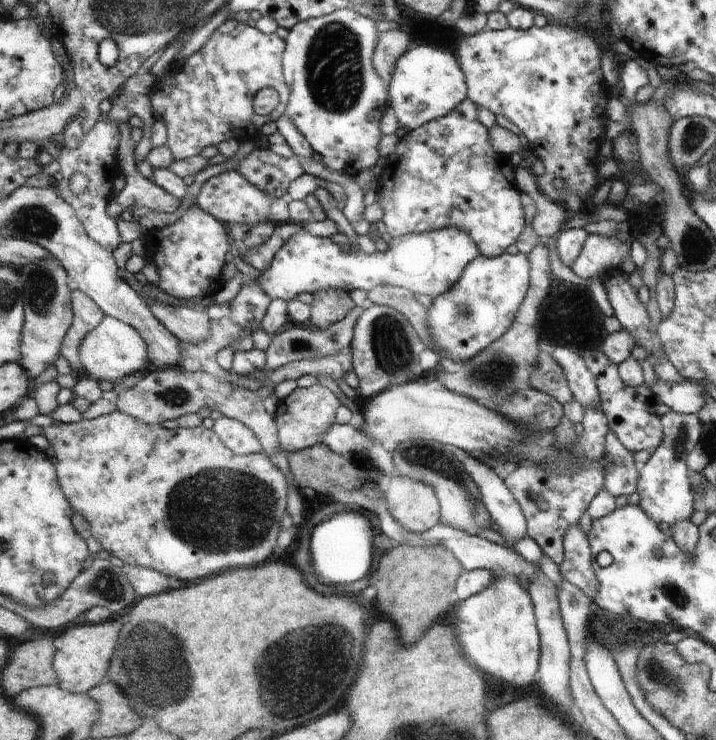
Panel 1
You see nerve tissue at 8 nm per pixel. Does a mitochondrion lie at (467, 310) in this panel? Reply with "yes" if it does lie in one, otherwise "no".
yes

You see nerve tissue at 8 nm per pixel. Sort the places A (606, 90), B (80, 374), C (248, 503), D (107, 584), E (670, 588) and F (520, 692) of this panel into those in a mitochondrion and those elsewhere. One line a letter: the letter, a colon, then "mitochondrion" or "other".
A: other
B: other
C: mitochondrion
D: mitochondrion
E: mitochondrion
F: other

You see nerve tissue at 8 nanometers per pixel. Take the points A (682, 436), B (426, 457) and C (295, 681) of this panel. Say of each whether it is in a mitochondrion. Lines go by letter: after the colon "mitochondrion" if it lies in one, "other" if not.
A: mitochondrion
B: mitochondrion
C: mitochondrion

